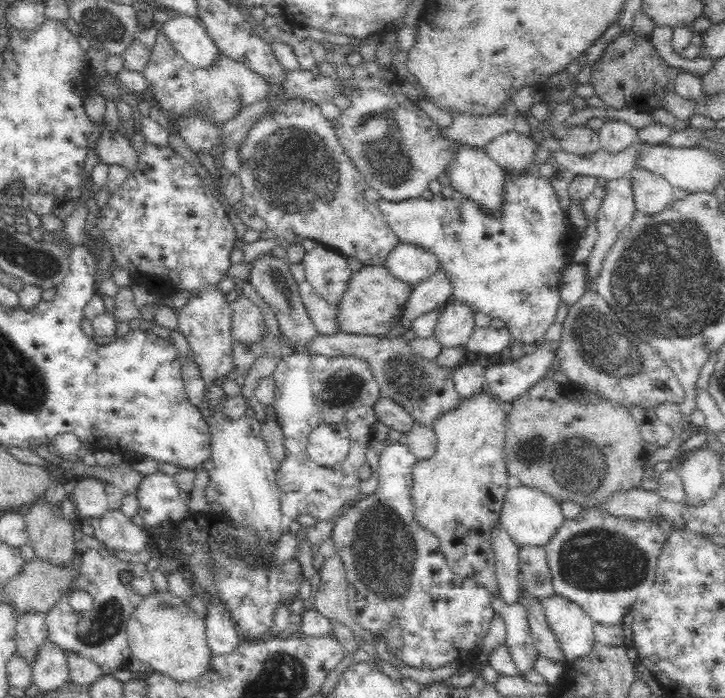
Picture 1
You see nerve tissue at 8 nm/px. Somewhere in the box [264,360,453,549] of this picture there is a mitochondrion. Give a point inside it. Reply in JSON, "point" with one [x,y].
{"point":[341,389]}

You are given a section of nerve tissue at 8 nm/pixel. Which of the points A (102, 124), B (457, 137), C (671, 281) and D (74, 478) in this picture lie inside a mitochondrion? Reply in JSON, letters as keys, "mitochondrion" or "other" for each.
{"A":"other","B":"other","C":"mitochondrion","D":"other"}

